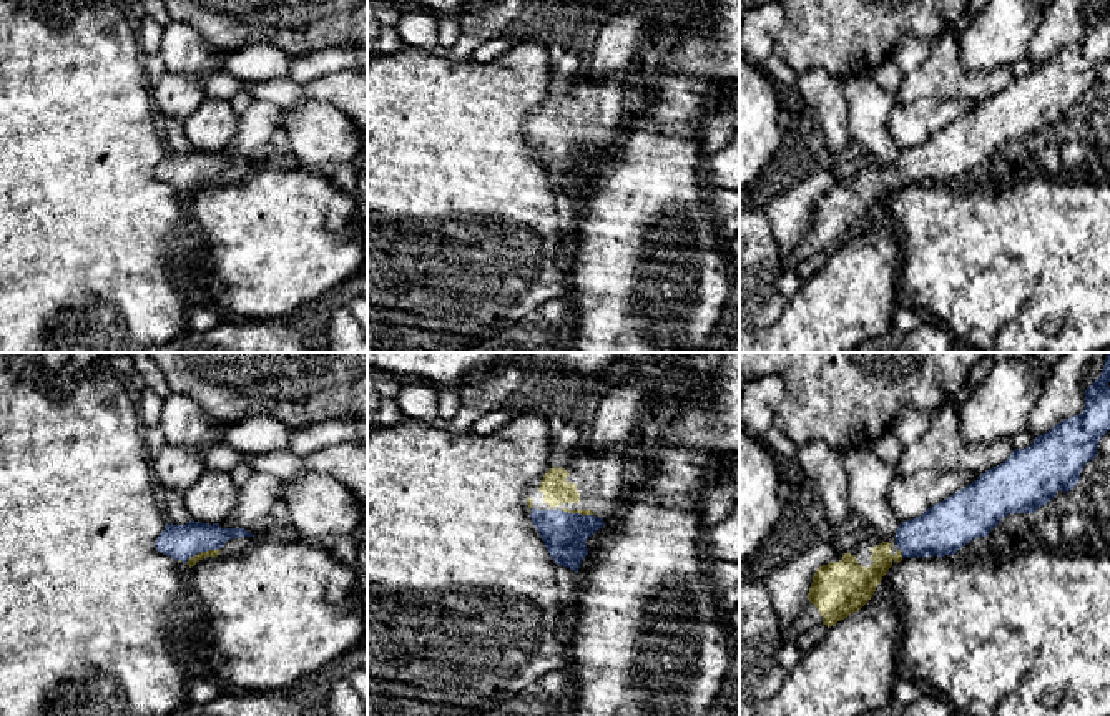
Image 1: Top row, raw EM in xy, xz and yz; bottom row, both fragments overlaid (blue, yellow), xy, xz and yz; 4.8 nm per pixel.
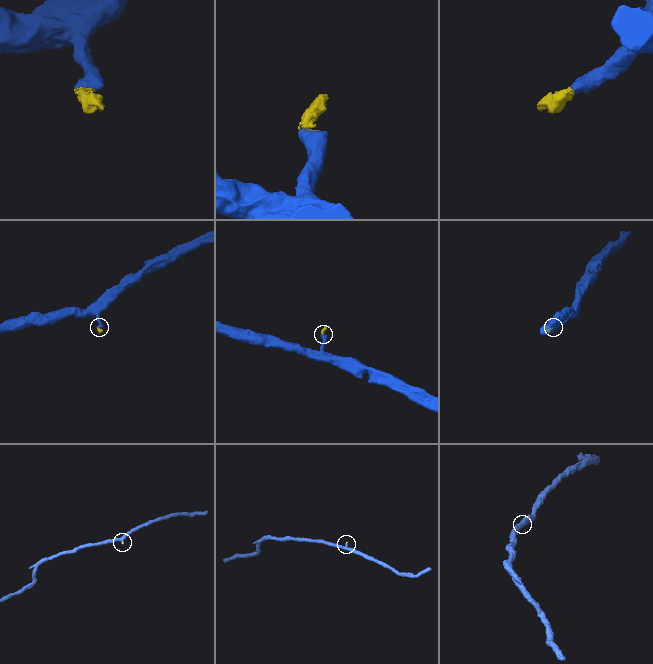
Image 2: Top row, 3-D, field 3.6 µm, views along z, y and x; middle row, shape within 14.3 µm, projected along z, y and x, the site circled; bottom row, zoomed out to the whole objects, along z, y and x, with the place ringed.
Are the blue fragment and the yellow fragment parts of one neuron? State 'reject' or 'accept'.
accept

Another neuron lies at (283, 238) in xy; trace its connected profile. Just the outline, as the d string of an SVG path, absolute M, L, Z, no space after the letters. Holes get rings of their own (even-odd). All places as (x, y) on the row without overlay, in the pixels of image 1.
M263 163L244 181L199 188L186 208L201 239L201 256L188 266L204 276L209 302L231 319L282 319L367 269L367 221L357 214L356 198L336 188L326 171Z

